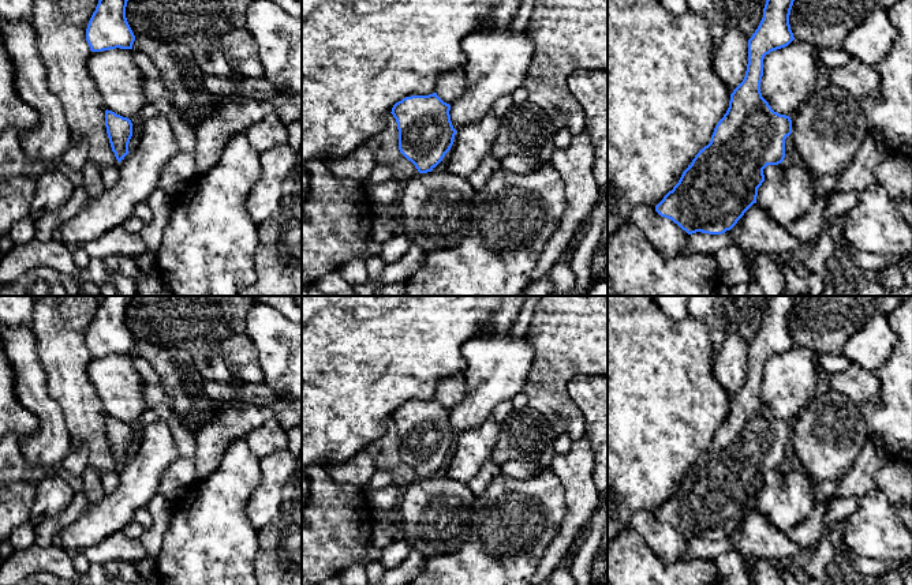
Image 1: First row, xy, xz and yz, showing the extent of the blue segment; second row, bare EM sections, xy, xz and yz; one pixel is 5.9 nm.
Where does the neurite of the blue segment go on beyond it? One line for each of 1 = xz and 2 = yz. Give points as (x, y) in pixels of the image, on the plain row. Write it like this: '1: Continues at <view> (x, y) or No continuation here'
1: No continuation here
2: No continuation here

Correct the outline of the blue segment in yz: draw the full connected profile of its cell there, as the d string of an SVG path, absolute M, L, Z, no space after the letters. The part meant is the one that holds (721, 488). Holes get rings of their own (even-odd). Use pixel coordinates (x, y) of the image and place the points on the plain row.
M770 296L763 323L748 345L748 370L743 387L730 400L729 413L718 427L711 446L695 461L679 488L655 511L655 517L672 525L688 540L702 537L722 540L730 536L756 509L758 494L765 487L763 475L785 464L785 445L792 439L792 425L771 415L762 402L763 364L793 345L789 320L797 296Z

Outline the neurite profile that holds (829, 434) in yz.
M827 386L790 425L795 451L814 483L845 479L868 439L859 404Z

